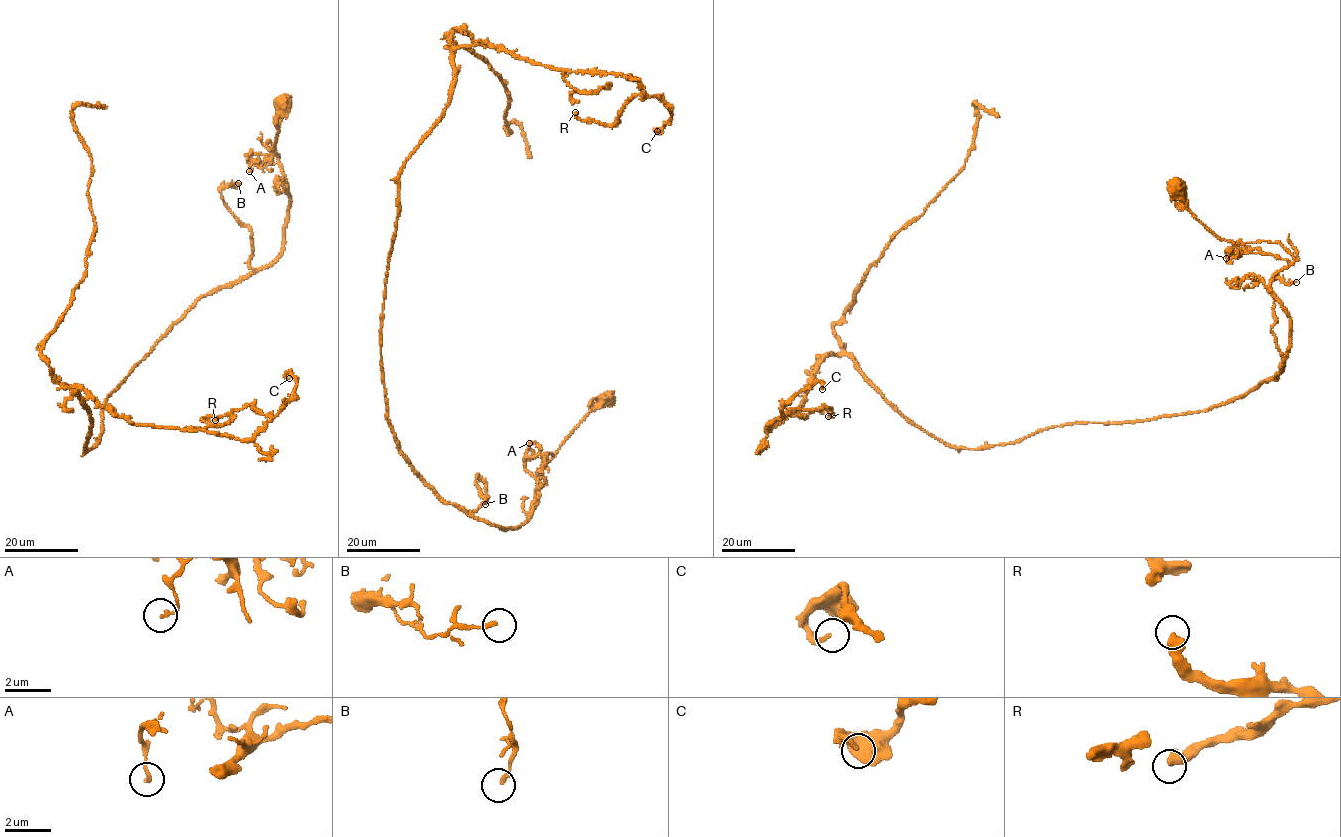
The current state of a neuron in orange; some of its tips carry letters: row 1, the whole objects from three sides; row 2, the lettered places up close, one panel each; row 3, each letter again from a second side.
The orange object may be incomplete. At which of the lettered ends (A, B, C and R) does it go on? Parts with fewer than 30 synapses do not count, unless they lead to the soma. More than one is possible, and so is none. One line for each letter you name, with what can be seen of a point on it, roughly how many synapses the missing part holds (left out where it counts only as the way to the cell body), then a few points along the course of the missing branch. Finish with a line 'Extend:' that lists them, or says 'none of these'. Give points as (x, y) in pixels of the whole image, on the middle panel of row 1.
Extend: none of these

